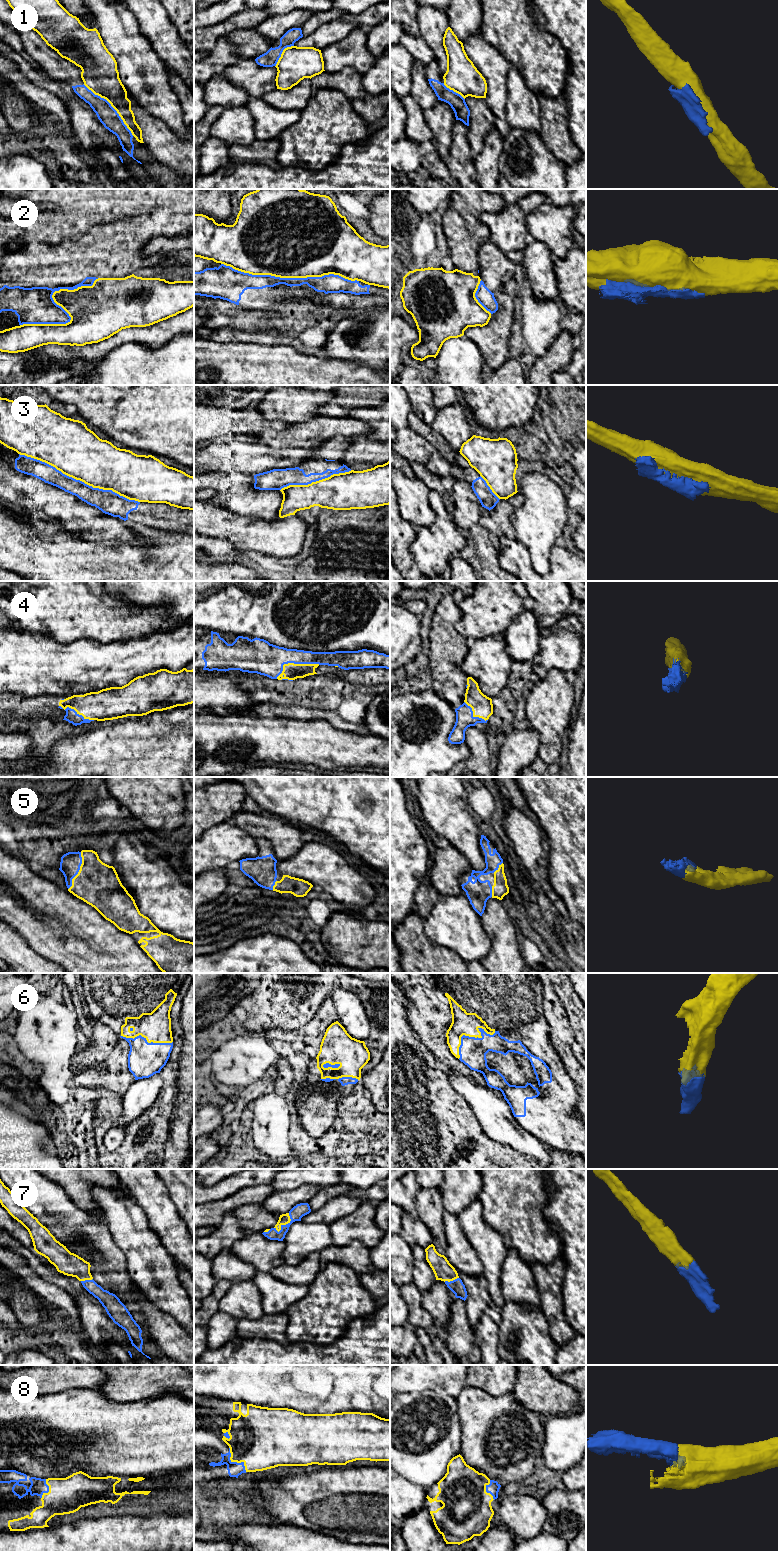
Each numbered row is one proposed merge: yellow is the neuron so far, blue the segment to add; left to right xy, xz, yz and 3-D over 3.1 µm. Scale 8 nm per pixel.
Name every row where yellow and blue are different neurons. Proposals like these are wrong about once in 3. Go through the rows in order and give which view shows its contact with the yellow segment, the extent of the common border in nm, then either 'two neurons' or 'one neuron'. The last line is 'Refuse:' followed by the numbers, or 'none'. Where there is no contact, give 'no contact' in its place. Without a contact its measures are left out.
1: meets yellow in xy; contact 600 nm long; two neurons
2: meets yellow in xz; contact 1100 nm long; two neurons
3: meets yellow in xy; contact 1050 nm long; two neurons
4: meets yellow in xz; contact 360 nm long; one neuron
5: meets yellow in xy; contact 320 nm long; one neuron
6: meets yellow in yz; contact 380 nm long; one neuron
7: meets yellow in xz; contact 180 nm long; one neuron
8: meets yellow in xz; contact 240 nm long; one neuron
Refuse: 1, 2, 3

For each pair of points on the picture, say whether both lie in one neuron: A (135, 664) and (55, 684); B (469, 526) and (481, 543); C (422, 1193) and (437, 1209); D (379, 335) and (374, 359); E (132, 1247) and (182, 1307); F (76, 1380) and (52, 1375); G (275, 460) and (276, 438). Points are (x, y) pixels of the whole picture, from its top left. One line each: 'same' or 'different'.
A: same
B: same
C: same
D: same
E: same
F: same
G: different

